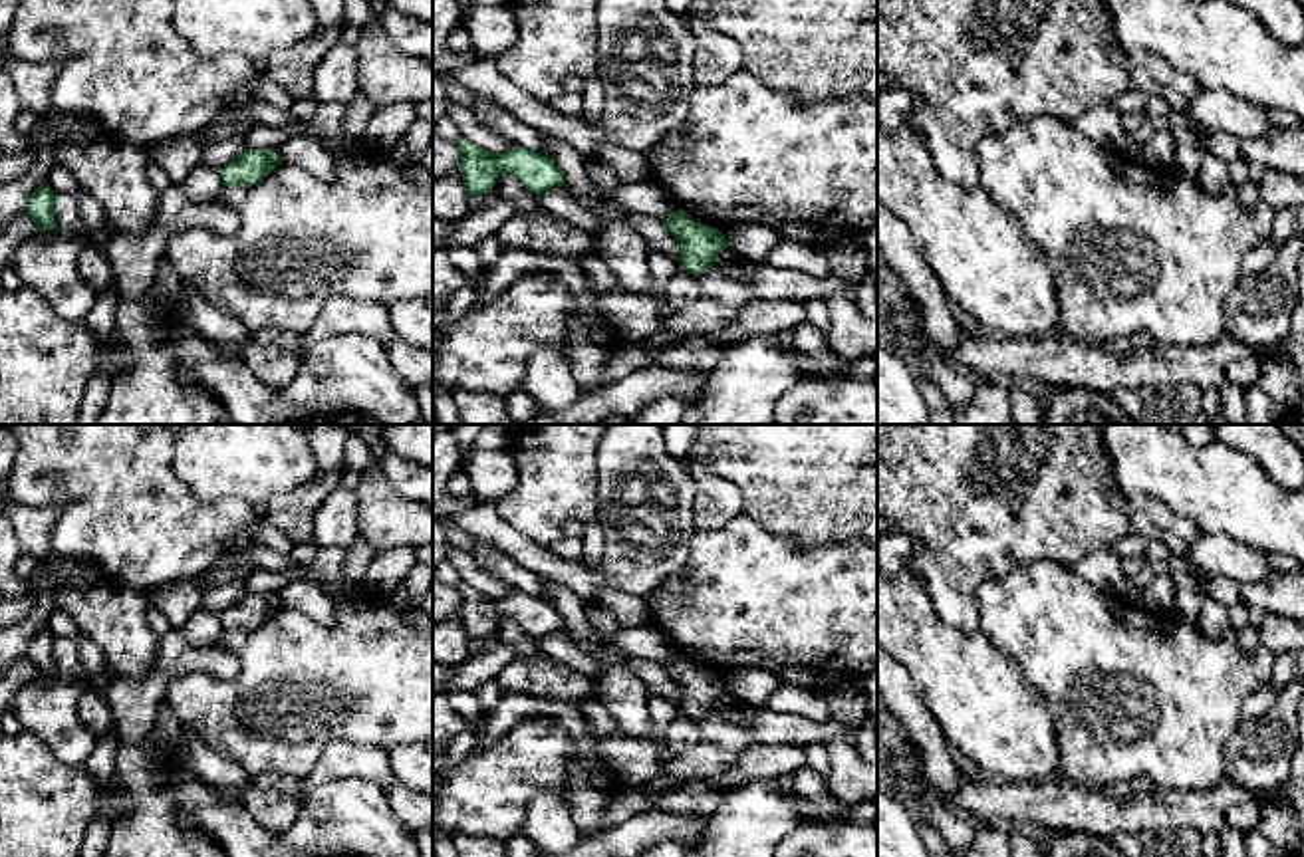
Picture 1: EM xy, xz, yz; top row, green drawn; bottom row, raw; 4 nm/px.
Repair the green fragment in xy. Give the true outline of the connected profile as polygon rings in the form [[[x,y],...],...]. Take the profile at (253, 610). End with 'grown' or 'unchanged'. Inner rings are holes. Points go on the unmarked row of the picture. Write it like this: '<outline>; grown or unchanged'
[[[246,593],[220,613],[224,631],[256,629],[282,607],[278,593]]]; unchanged

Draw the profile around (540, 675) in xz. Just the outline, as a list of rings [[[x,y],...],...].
[[[544,653],[536,657],[518,655],[502,669],[496,682],[504,690],[562,702],[584,702],[593,690],[593,676],[558,663]]]

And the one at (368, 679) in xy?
[[[373,591],[335,607],[335,615],[337,623],[326,627],[296,609],[280,607],[256,629],[224,631],[218,645],[238,659],[238,674],[222,680],[208,673],[189,673],[171,680],[163,694],[183,734],[195,734],[250,778],[266,772],[306,778],[333,738],[385,750],[433,738],[433,617],[419,605],[399,609]]]

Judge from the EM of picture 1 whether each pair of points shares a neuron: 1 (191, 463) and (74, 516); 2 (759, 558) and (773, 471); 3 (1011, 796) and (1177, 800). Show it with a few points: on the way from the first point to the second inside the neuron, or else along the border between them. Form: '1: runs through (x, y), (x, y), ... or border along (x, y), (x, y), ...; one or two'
1: border along (171, 445), (171, 471), (205, 504); two
2: border along (743, 512), (775, 534), (792, 536), (804, 548); two
3: runs through (1052, 804), (1082, 810), (1136, 810); one

